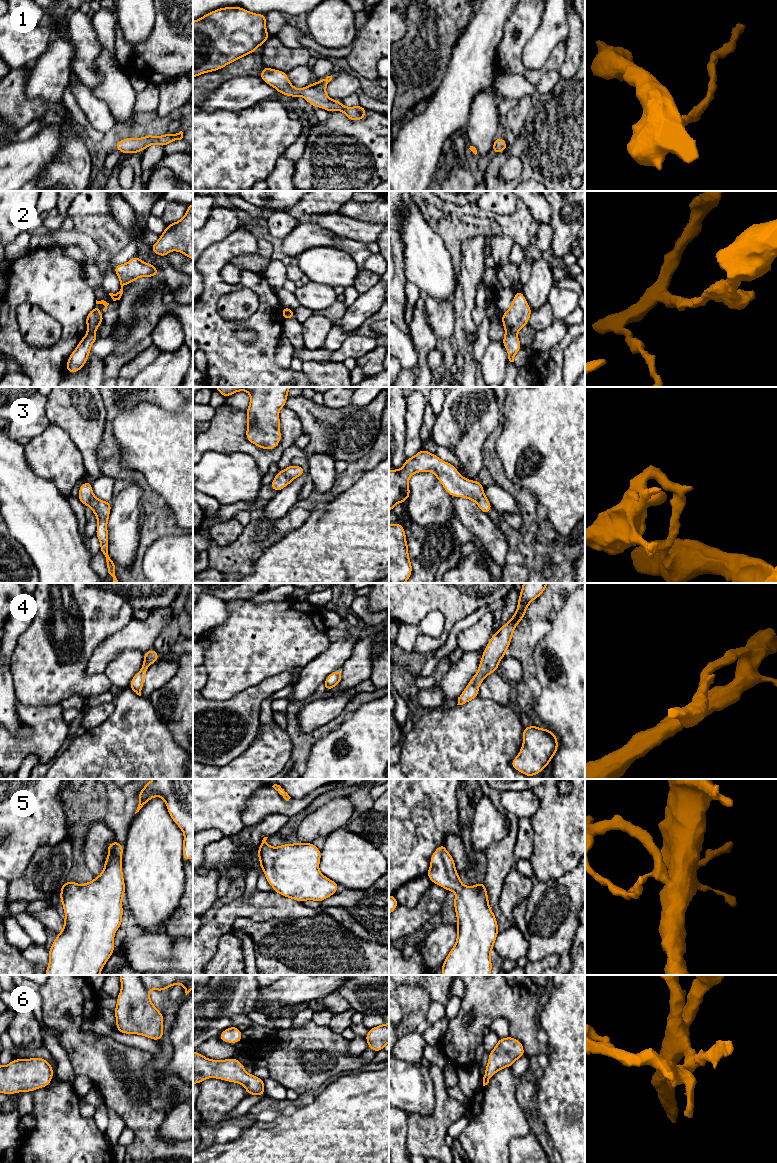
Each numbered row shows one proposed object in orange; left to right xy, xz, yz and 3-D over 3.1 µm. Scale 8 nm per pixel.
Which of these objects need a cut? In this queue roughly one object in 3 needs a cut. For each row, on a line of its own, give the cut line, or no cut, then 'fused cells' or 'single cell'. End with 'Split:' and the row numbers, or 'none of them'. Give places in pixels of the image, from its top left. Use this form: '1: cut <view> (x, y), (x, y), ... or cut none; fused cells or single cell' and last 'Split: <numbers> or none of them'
1: cut none; single cell
2: cut yz (506, 332), (516, 334); fused cells
3: cut none; single cell
4: cut none; single cell
5: cut none; single cell
6: cut none; single cell
Split: 2

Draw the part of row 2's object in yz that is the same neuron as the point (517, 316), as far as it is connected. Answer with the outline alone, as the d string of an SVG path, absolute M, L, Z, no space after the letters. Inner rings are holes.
M517 291L511 307L502 314L502 323L506 333L517 334L521 328L528 325L532 313L522 291Z

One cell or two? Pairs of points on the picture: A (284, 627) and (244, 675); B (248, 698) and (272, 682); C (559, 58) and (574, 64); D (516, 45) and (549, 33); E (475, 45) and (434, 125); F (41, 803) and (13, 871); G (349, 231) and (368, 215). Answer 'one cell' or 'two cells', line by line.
A: one cell
B: one cell
C: two cells
D: two cells
E: one cell
F: one cell
G: two cells

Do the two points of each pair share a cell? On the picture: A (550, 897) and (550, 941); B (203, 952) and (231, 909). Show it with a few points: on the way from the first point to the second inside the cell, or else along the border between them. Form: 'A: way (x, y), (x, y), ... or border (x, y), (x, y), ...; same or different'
A: way (550, 908), (549, 930); same
B: border (213, 920), (223, 933); different

